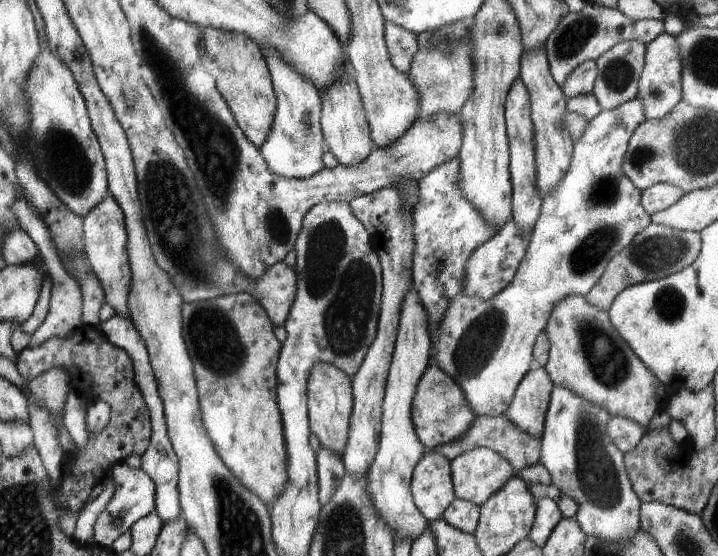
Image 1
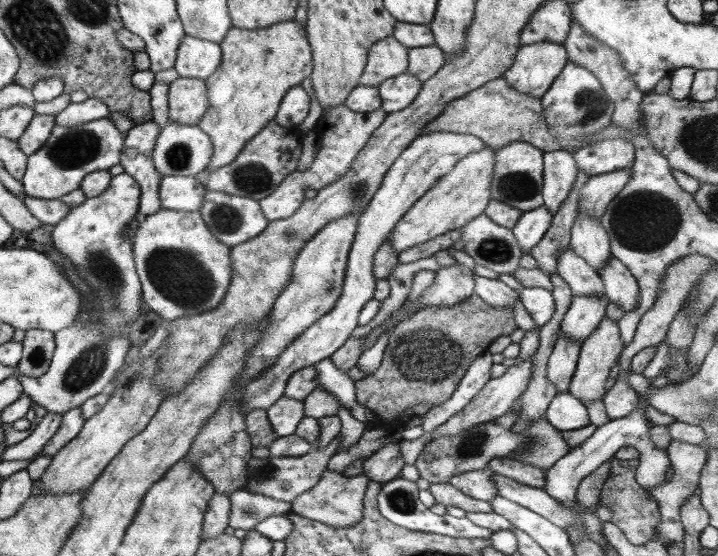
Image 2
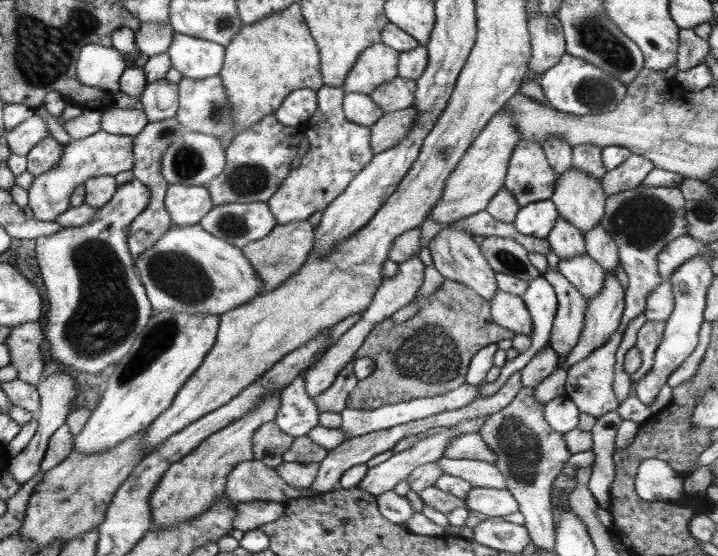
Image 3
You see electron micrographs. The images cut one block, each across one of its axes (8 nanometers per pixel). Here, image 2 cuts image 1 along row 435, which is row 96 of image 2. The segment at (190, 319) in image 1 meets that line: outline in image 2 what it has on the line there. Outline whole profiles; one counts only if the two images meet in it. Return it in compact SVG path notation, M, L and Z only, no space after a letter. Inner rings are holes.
M296 20L254 30L232 26L219 45L222 47L222 60L212 76L205 80L208 109L197 124L210 136L214 148L210 163L200 176L203 184L210 172L234 162L246 142L275 118L286 91L302 84L313 71L312 50L306 30Z

